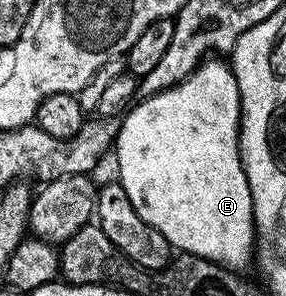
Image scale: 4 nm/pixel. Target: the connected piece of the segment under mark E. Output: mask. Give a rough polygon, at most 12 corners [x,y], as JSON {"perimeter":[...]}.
{"perimeter":[[206,60],[120,119],[116,177],[170,246],[254,261],[241,97]]}

